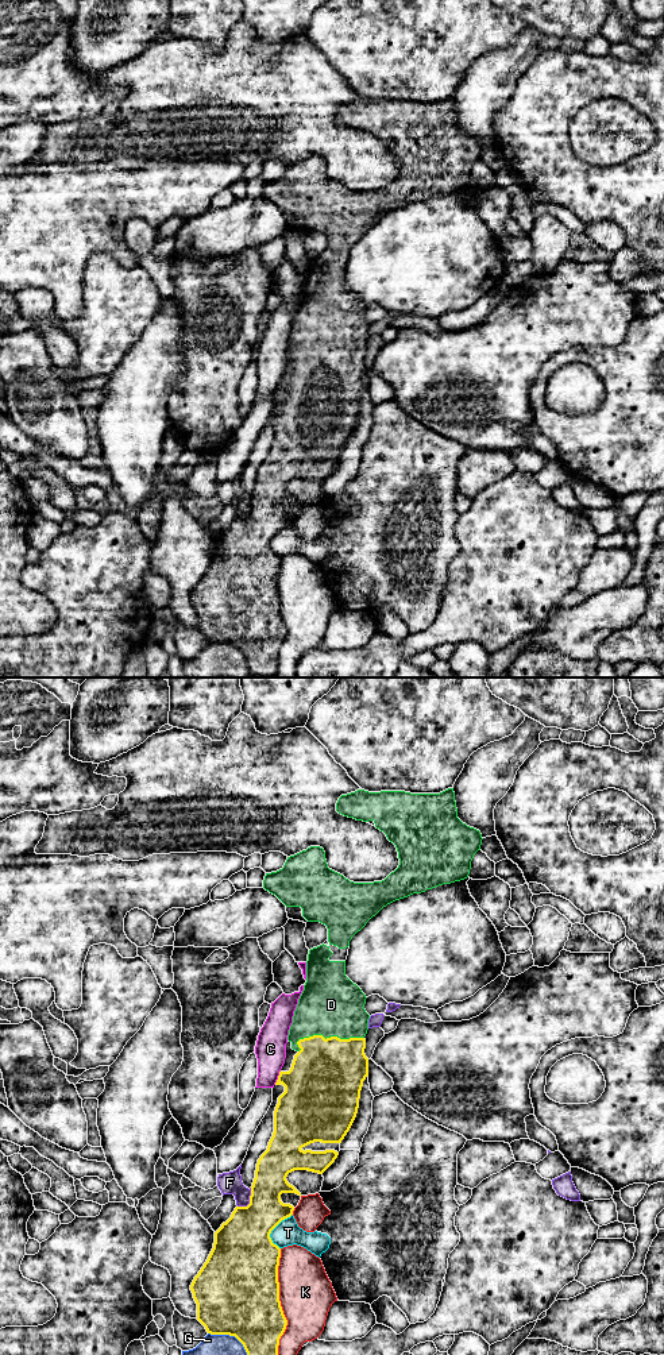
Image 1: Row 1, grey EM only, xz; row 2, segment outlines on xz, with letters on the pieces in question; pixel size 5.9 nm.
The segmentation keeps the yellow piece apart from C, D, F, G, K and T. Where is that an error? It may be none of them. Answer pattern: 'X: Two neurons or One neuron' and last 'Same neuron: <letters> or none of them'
C: Two neurons
D: One neuron
F: Two neurons
G: Two neurons
K: Two neurons
T: Two neurons
Same neuron: D

